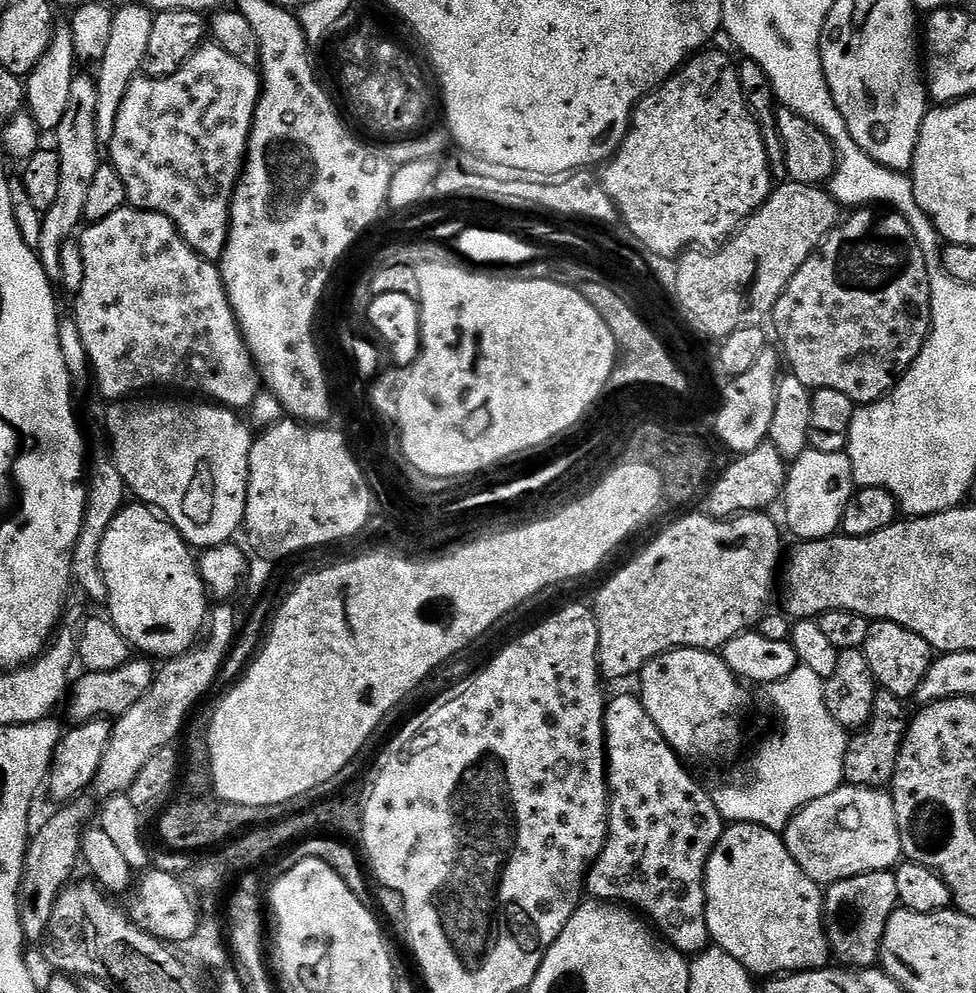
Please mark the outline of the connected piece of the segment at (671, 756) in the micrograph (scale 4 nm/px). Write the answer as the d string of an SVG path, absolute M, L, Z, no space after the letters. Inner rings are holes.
M639 695L616 696L607 701L604 711L604 742L608 758L610 797L608 840L604 843L602 854L588 872L587 895L639 910L678 951L699 954L710 944L706 926L704 875L708 859L722 838L726 821L720 815L713 793L707 792L684 769L685 761L668 745L662 730L654 726L654 718L646 714L646 706L640 701Z

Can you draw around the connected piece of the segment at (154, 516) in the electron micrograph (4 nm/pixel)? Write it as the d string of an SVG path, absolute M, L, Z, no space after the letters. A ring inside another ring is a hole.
M139 502L121 508L102 538L100 569L108 587L107 615L137 653L148 658L171 658L196 647L210 619L210 593L200 576L200 566L193 549L163 515Z

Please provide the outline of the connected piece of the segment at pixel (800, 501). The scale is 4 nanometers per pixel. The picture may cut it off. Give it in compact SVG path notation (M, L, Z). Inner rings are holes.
M809 450L791 461L782 505L788 515L788 528L797 536L797 541L824 540L837 535L844 522L844 512L852 501L853 491L852 463L847 451L822 454Z

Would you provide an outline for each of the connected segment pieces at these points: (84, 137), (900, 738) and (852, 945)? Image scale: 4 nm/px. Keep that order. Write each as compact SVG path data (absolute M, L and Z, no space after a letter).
M78 74L70 86L70 102L66 106L66 115L57 126L54 139L54 150L60 155L62 162L62 186L58 186L58 202L49 212L43 213L44 225L42 238L35 251L40 257L40 265L46 270L48 279L59 281L62 274L62 250L64 243L77 235L84 220L86 198L90 194L90 182L94 182L94 174L98 174L102 163L102 142L98 138L98 90L96 80L91 76Z
M881 691L874 702L872 718L867 728L855 733L849 739L844 763L844 779L849 785L862 788L887 789L896 773L896 763L900 757L900 747L908 734L910 712L907 712L905 701L894 694Z
M895 871L871 872L827 885L824 892L824 922L831 955L835 959L837 956L845 969L871 969L875 965L872 963L881 959L886 922L890 922L890 914L896 911L899 903Z

